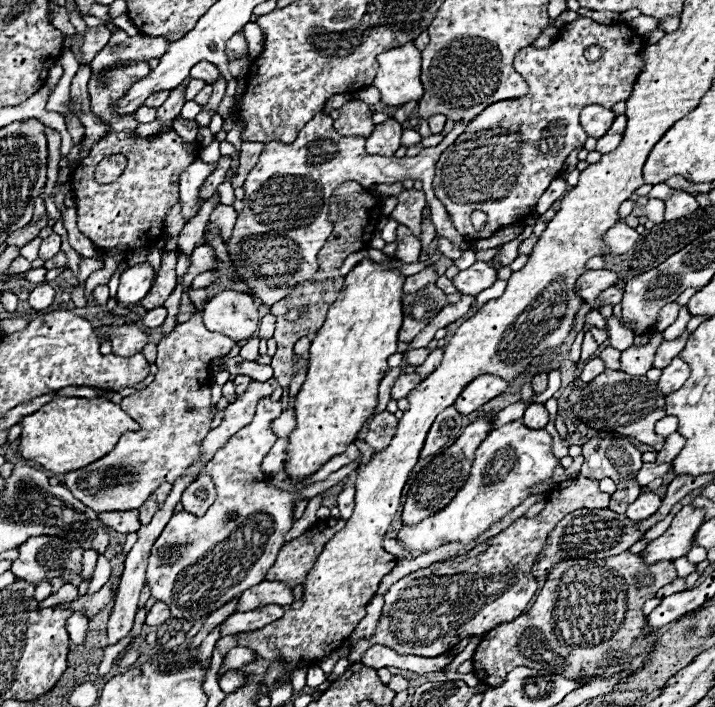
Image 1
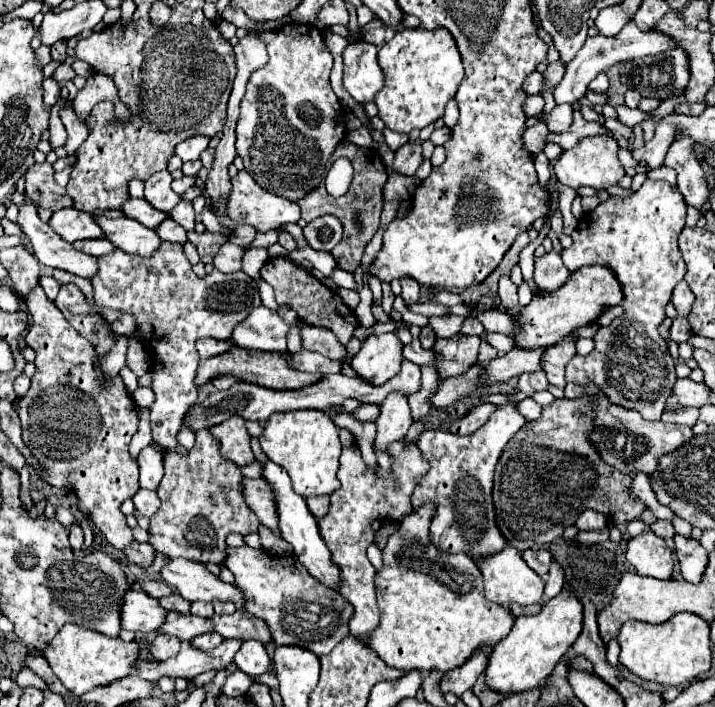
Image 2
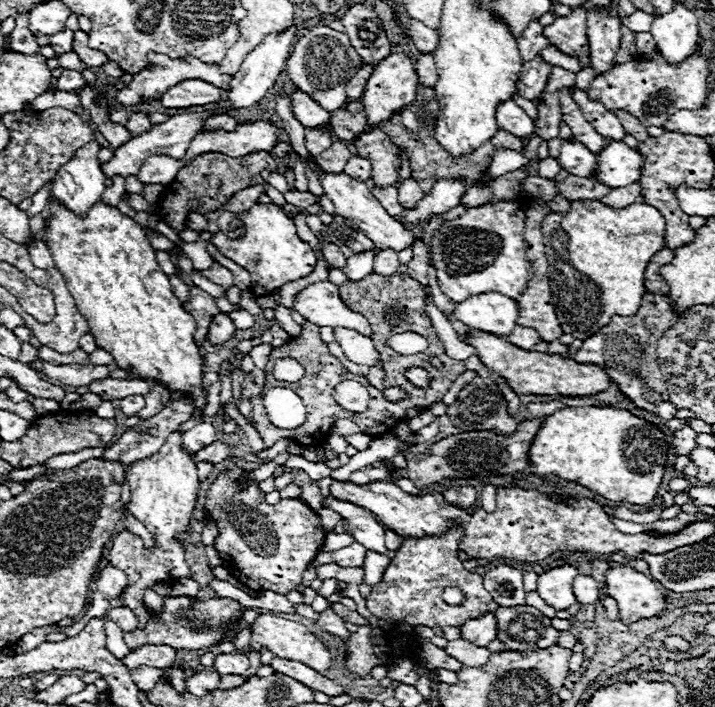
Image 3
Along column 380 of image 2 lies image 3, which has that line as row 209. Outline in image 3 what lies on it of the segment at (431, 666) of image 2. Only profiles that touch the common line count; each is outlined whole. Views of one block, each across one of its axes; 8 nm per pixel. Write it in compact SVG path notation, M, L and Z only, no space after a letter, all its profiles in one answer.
M572 200L566 214L548 212L542 222L542 240L550 264L550 288L556 306L556 316L564 332L586 340L610 322L610 316L636 314L644 294L644 270L650 258L664 248L664 216L658 208L634 202L626 208L614 210L598 200Z

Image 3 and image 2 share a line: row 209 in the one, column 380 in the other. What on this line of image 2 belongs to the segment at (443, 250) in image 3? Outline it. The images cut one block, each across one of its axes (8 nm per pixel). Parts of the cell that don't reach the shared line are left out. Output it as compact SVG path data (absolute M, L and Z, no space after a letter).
M394 442L388 450L392 456L392 474L386 474L384 470L370 470L358 448L344 448L340 456L340 470L338 478L342 482L340 490L336 490L330 496L330 514L322 520L318 520L322 538L326 540L332 560L342 568L342 590L340 594L354 606L354 616L350 620L350 634L356 638L364 638L366 634L372 634L378 628L380 616L378 616L378 604L376 604L376 590L374 590L374 566L366 558L368 546L374 542L374 534L378 528L388 520L404 520L412 506L410 496L416 486L416 480L426 474L428 466L422 454L418 452L416 444L406 446L404 442Z

